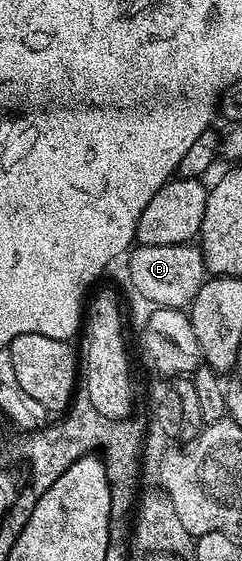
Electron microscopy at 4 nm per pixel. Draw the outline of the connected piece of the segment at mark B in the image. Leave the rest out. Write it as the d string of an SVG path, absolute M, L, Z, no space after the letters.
M194 242L168 246L138 244L129 249L126 262L131 286L150 303L150 306L159 308L189 309L200 286L208 279L201 247Z

